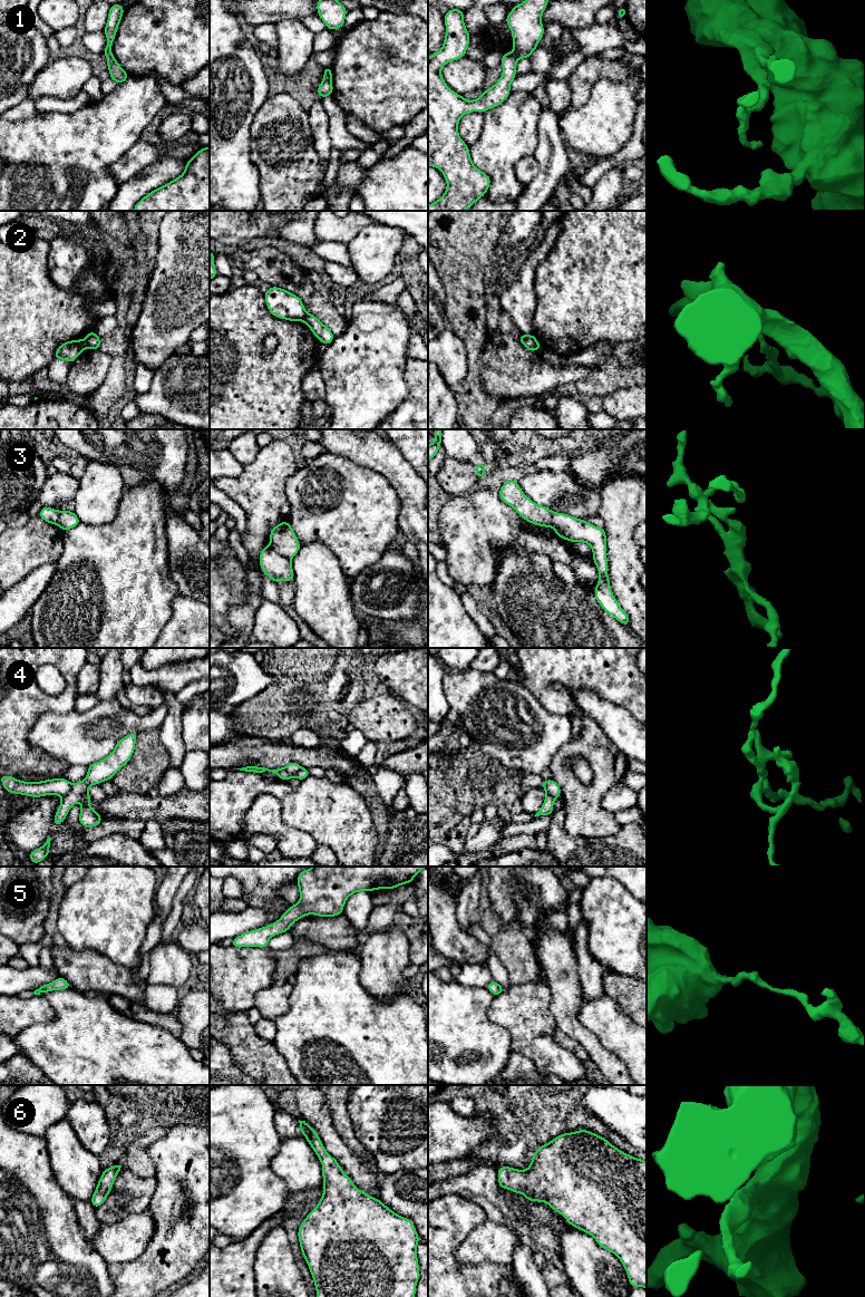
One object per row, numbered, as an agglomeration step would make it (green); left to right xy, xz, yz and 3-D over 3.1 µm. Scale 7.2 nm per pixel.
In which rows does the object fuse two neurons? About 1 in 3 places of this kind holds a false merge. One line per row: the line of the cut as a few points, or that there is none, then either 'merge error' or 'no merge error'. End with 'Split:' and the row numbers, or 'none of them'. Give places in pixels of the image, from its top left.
1: cut in xz along (324, 76), (330, 79); merge error
2: cut in xz along (307, 312), (301, 320); merge error
3: cut in xz along (270, 544), (277, 552), (290, 559); merge error
4: cut in xz along (283, 767), (292, 774), (295, 774), (302, 767); merge error
5: no cut; no merge error
6: no cut; no merge error
Split: 1, 2, 3, 4

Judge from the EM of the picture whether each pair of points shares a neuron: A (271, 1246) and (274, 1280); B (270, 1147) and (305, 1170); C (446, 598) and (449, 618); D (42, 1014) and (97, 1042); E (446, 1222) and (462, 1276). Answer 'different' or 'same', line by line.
A: same
B: different
C: same
D: different
E: same

